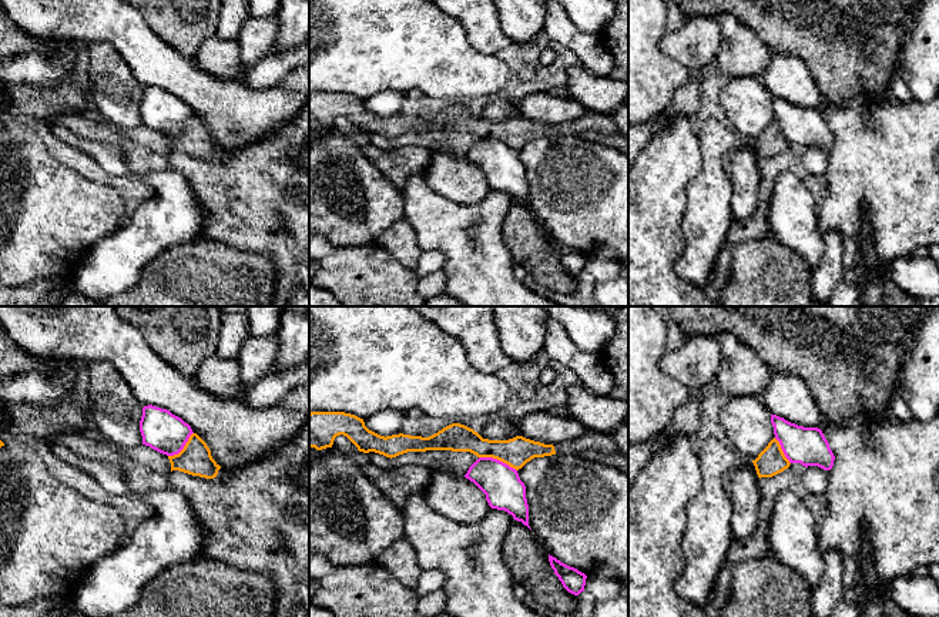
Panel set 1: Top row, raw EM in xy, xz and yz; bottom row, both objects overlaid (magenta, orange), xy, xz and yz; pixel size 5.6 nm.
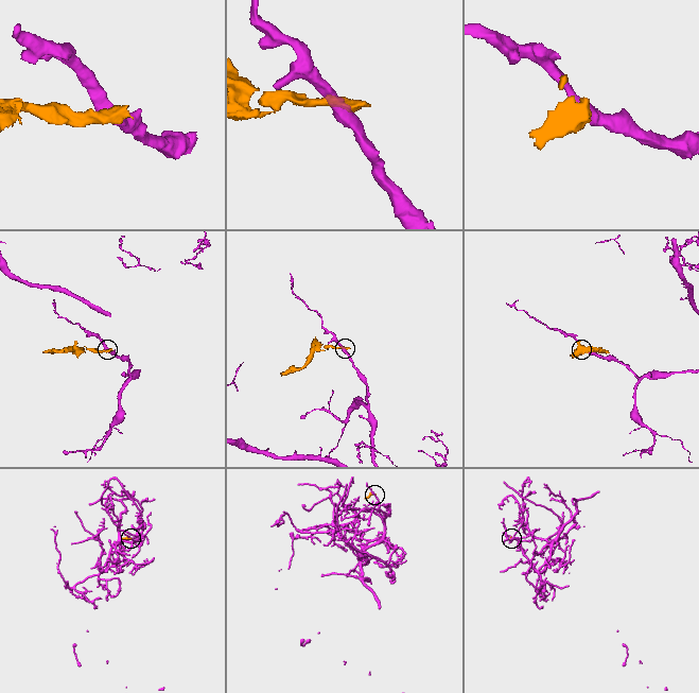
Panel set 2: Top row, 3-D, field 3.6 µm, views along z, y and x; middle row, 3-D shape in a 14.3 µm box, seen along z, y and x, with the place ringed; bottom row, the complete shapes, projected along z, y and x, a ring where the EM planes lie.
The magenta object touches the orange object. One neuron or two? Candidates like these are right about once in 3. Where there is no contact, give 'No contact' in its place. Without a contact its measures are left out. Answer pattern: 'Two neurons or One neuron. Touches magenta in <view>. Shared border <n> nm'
Two neurons. Touches magenta in xz. Shared border 240 nm

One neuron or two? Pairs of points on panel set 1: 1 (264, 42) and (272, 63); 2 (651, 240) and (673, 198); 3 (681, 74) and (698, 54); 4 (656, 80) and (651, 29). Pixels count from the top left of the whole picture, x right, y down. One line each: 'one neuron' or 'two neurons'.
1: two neurons
2: one neuron
3: two neurons
4: one neuron

